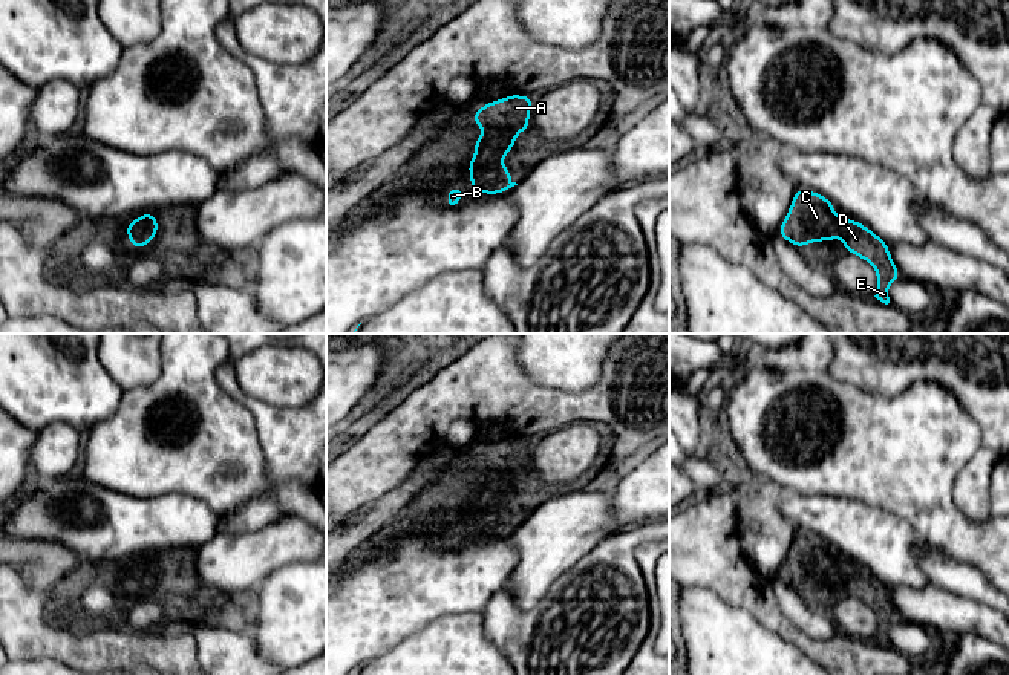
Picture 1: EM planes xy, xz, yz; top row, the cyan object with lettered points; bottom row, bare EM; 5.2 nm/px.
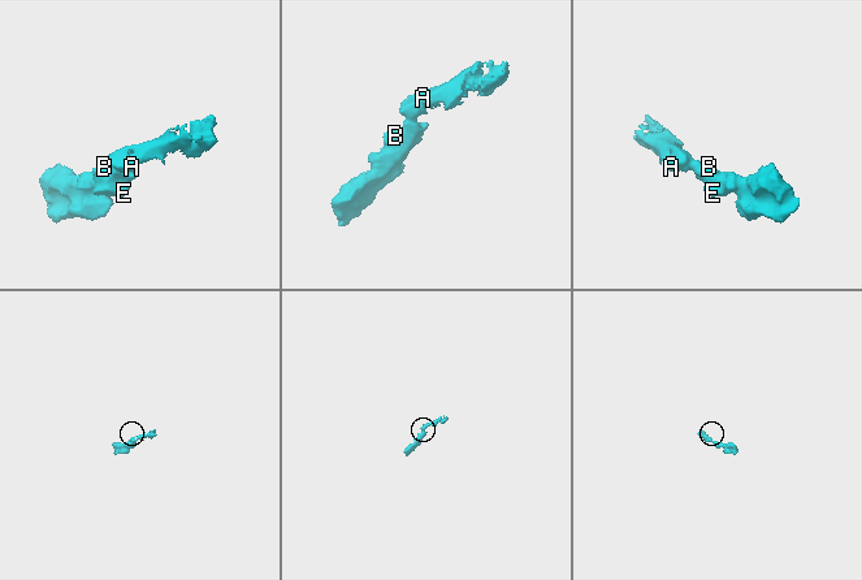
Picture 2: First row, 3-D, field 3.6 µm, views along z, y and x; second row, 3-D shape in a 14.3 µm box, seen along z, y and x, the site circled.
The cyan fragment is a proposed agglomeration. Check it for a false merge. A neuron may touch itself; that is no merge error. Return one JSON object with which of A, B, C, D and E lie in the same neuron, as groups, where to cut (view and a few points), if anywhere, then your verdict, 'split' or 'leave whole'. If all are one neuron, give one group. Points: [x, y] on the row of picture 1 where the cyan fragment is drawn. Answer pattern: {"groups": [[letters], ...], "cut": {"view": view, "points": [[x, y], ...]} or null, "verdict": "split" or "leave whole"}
{"groups": [["A", "B", "C", "D", "E"]], "cut": null, "verdict": "leave whole"}

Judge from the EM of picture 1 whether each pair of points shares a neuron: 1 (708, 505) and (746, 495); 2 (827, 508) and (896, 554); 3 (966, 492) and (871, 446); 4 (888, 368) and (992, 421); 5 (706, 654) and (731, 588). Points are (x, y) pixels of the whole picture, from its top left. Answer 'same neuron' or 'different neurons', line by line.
1: different neurons
2: same neuron
3: different neurons
4: same neuron
5: different neurons

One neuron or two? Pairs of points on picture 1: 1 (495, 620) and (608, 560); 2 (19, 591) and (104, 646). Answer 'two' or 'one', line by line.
1: one
2: one

